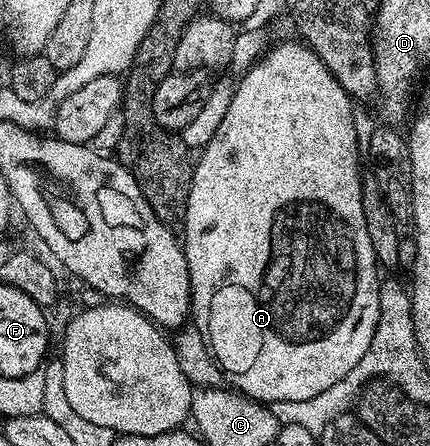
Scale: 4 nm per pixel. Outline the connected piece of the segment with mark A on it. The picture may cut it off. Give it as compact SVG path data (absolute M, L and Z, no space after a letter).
M302 41L297 42L282 43L279 47L276 47L276 45L271 46L257 62L248 68L245 75L239 78L235 96L232 97L232 103L228 105L228 111L223 121L220 122L219 129L206 146L201 148L199 155L202 156L196 159L193 164L194 176L190 182L190 192L188 193L186 214L184 216L184 224L186 223L184 246L186 248L186 260L188 261L188 273L190 274L190 309L193 322L198 330L202 332L210 348L210 353L214 357L214 362L221 367L223 376L228 380L229 386L233 390L247 395L249 399L257 399L259 403L267 405L279 403L280 401L308 401L308 397L316 397L316 393L324 393L324 389L329 389L330 386L336 385L336 381L348 377L348 373L352 373L352 369L356 369L356 364L360 362L360 357L364 357L364 353L368 353L368 345L372 345L372 337L376 333L376 321L380 317L380 297L378 296L378 285L380 282L378 271L380 272L380 264L374 256L372 237L368 237L368 221L364 215L364 201L362 200L364 168L358 164L360 152L357 145L356 125L354 124L356 103L355 100L351 99L350 94L342 88L340 81L326 68L326 62L318 56L313 47Z

